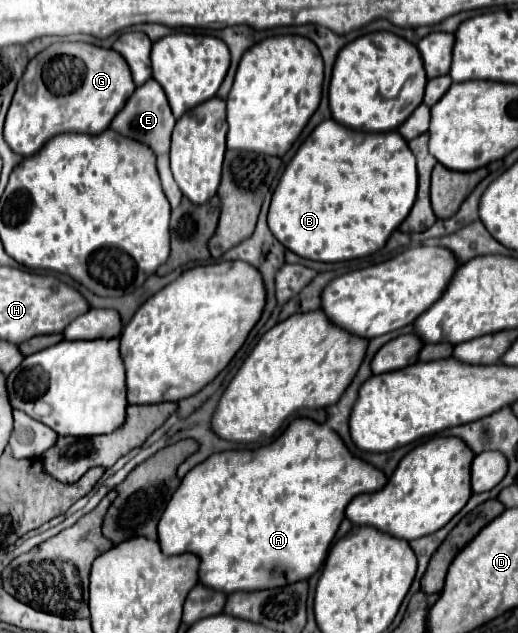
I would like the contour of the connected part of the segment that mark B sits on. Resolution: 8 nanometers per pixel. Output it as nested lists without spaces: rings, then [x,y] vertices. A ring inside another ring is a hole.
[[[323,120],[287,164],[271,200],[269,230],[301,258],[343,262],[381,250],[417,196],[415,156],[399,132],[365,134]]]

